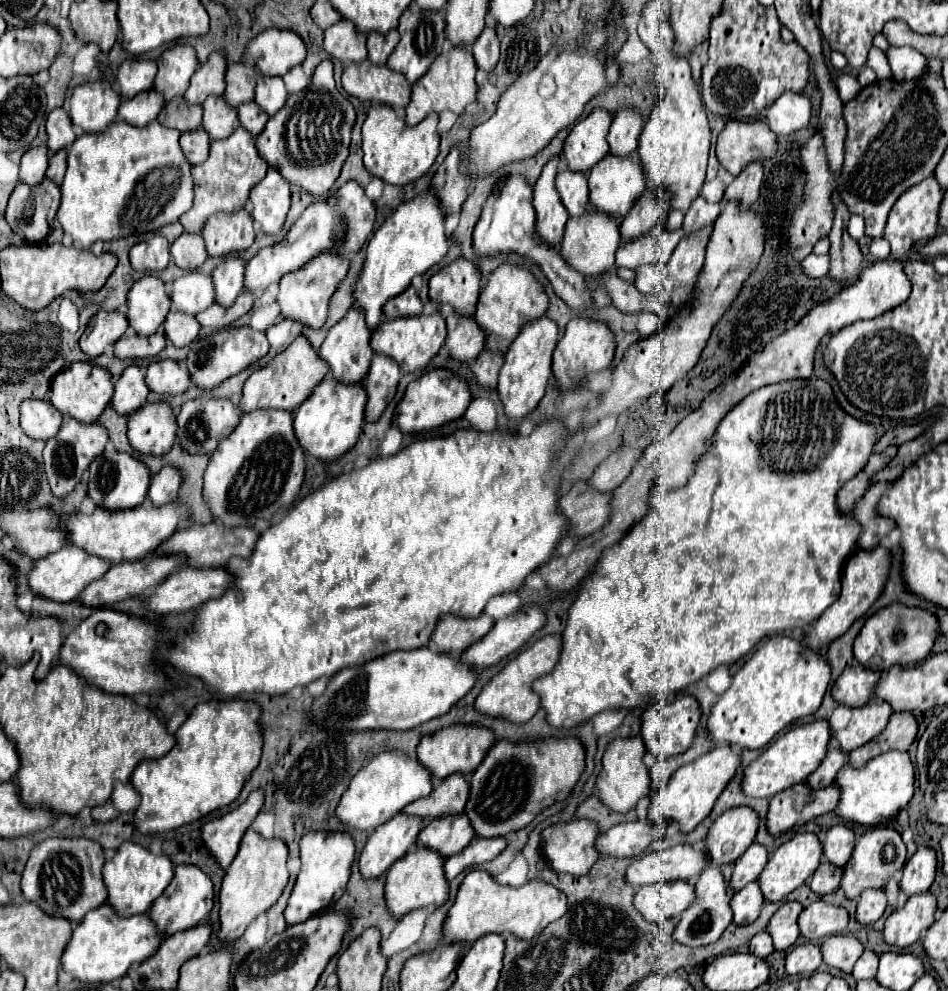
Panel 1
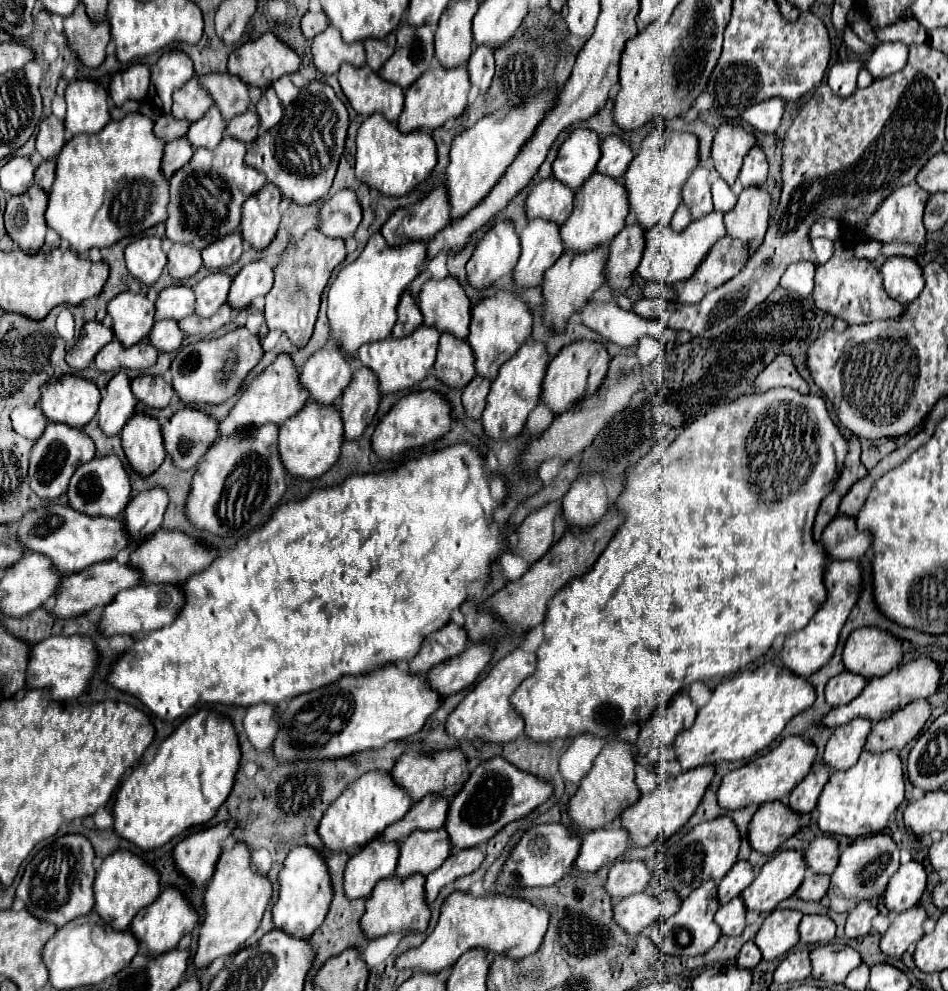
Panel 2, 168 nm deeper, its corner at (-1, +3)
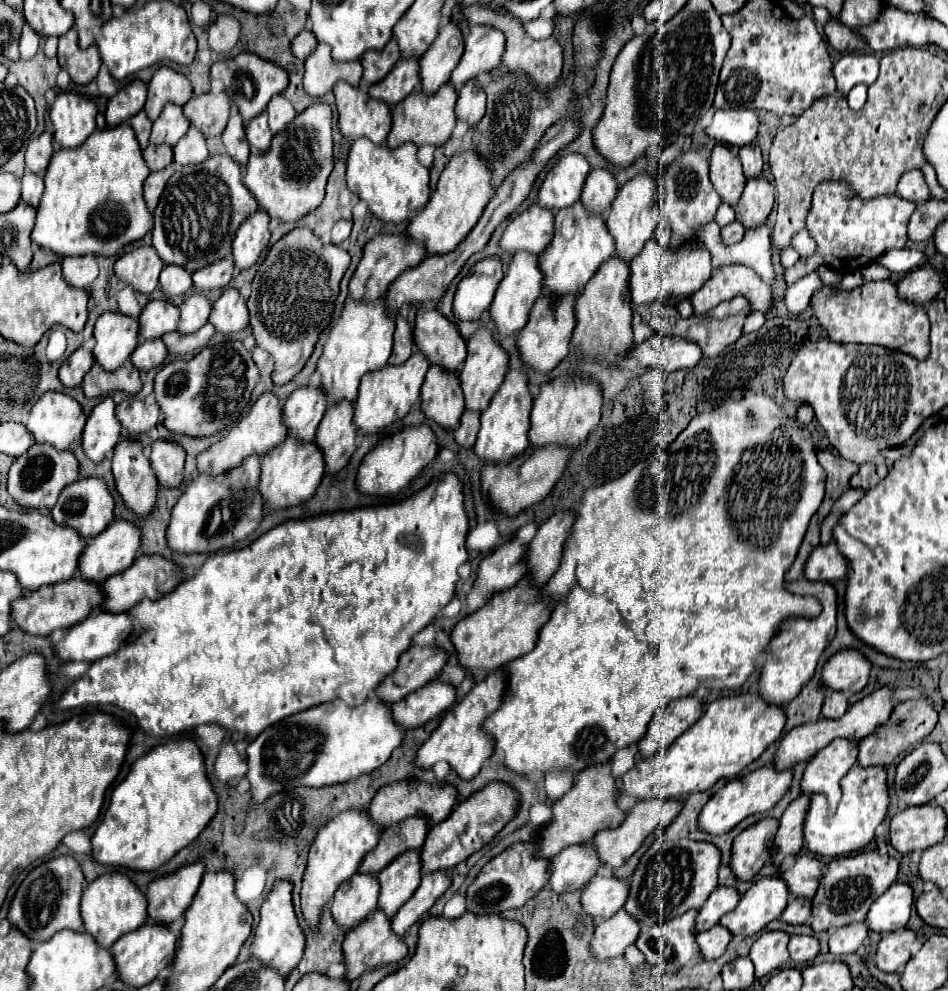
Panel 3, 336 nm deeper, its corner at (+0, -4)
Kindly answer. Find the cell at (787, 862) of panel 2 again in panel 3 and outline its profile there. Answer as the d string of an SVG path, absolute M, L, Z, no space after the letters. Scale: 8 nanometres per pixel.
M766 876L752 884L748 892L744 892L740 904L726 914L720 924L726 926L732 934L754 936L768 922L778 918L786 908L790 898L790 890L786 890L786 882L782 876Z

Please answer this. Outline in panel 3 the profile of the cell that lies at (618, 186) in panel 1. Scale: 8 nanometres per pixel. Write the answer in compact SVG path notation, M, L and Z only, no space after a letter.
M582 202L556 212L556 232L552 242L540 254L540 268L544 272L542 294L570 294L582 292L586 282L598 270L598 266L614 254L614 238L606 230L604 218L590 218Z

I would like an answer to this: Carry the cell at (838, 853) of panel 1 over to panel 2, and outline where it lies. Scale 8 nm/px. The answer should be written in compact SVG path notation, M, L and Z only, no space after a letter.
M821 835L813 839L809 843L809 849L805 851L807 867L819 875L831 875L831 871L835 871L837 861L839 861L837 841L829 835Z

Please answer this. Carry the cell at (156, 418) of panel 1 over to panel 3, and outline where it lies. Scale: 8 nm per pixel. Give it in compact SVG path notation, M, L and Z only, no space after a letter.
M124 438L116 444L112 474L126 506L140 516L150 514L156 502L158 478L154 478L150 458L144 454L144 446L138 440Z

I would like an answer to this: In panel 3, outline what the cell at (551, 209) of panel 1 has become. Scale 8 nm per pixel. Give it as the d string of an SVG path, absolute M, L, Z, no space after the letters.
M526 252L514 254L508 272L500 282L494 302L490 306L490 316L498 324L500 334L512 334L514 330L524 328L528 322L528 312L538 296L542 296L542 270L538 270L538 254L526 254Z

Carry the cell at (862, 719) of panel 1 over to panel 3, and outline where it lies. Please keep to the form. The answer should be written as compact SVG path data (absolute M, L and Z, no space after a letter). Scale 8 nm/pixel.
M834 738L826 748L810 758L804 778L804 794L826 794L830 806L836 806L842 798L840 780L856 764L858 744L848 738Z

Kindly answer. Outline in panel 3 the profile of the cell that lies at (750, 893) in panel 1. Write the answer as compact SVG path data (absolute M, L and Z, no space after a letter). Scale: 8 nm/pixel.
M718 924L718 926L710 928L710 930L700 932L696 940L698 940L700 948L702 948L702 958L712 960L712 958L718 958L718 956L724 954L724 950L728 948L728 944L732 940L732 934L722 924Z

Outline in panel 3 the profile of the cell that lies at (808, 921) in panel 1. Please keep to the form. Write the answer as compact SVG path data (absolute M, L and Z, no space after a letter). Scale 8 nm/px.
M792 936L788 952L794 962L812 962L820 954L820 940L816 936Z

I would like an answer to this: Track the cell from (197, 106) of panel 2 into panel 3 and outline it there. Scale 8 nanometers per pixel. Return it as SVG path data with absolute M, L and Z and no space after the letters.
M168 104L162 116L154 122L150 142L174 146L188 132L188 128L190 128L190 122L186 122L186 116L182 114L182 106Z

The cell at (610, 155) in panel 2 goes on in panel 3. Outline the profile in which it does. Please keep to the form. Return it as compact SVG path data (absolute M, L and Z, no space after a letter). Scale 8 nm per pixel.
M594 168L594 170L590 170L590 174L586 178L580 200L588 210L602 214L610 208L616 194L618 194L618 182L616 182L614 174L606 168L602 168L602 170Z

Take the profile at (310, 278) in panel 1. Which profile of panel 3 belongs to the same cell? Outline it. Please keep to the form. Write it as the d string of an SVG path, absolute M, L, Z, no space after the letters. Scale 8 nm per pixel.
M294 228L268 250L266 260L260 264L252 280L252 294L248 298L248 308L250 308L250 326L254 330L256 344L266 352L270 352L276 360L272 372L274 384L280 386L290 382L304 368L318 340L318 334L330 324L334 300L338 296L338 284L348 266L350 266L350 254L342 246L324 244L308 228Z

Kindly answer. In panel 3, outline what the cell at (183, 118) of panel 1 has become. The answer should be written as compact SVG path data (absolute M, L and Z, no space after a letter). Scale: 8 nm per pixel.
M166 144L160 146L148 146L144 150L144 160L148 164L150 170L162 170L164 166L168 166L172 162L172 148Z

